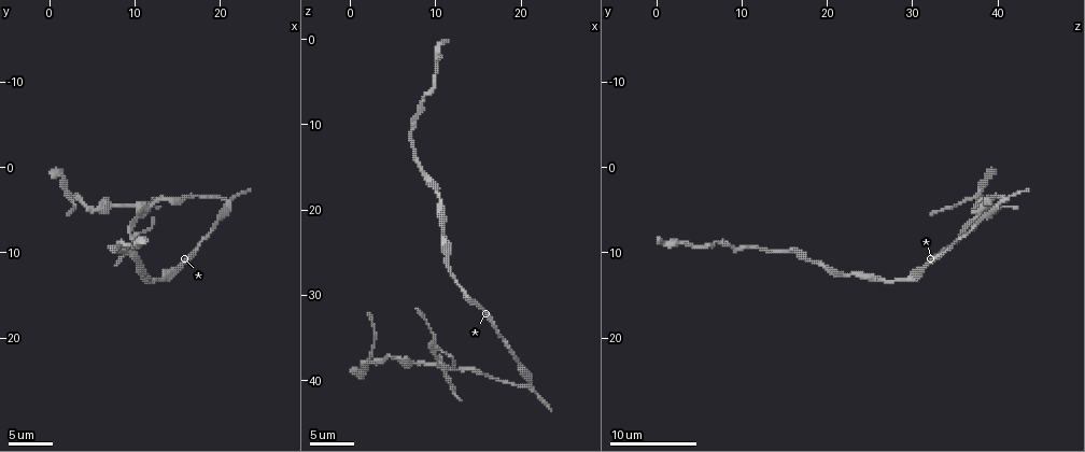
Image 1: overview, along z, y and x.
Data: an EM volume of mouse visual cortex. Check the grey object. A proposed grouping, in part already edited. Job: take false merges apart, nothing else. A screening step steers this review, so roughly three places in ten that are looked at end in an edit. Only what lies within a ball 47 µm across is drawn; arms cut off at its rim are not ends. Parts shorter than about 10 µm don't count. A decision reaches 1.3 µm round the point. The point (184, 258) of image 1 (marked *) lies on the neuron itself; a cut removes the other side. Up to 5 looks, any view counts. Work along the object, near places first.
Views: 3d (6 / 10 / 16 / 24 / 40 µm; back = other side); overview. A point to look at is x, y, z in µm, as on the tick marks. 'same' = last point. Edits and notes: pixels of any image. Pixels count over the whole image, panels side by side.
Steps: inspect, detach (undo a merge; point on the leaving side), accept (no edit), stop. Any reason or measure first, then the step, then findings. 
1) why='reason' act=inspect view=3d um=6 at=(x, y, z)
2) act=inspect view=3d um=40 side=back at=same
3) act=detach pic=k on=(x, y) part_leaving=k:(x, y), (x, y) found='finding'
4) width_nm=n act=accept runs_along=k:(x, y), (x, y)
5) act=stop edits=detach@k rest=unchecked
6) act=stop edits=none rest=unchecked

why='calibre changes' act=inspect view=3d um=16 at=(13.4, 13.2, 29.8)

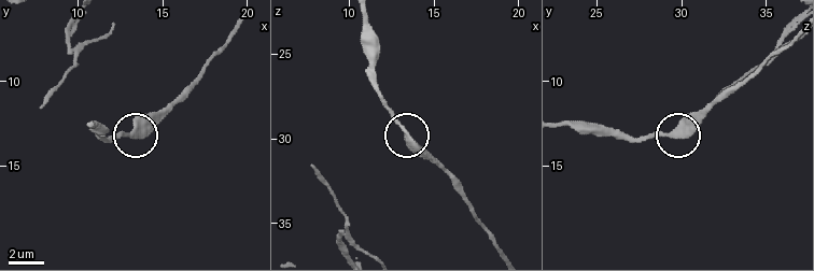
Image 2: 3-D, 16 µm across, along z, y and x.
act=inspect view=3d um=6 at=(13.6, 13.1, 30.0)

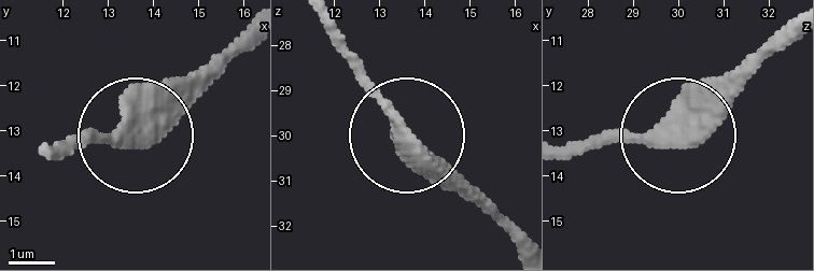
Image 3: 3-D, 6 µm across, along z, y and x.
width_nm=460 act=accept runs_along=3:(505, 227), (417, 151), (393, 104), (339, 50) found='continuous, no second neuron'

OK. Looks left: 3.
why='sudden change in width' act=inspect view=3d um=10 at=(20.8, 4.4, 40.2)

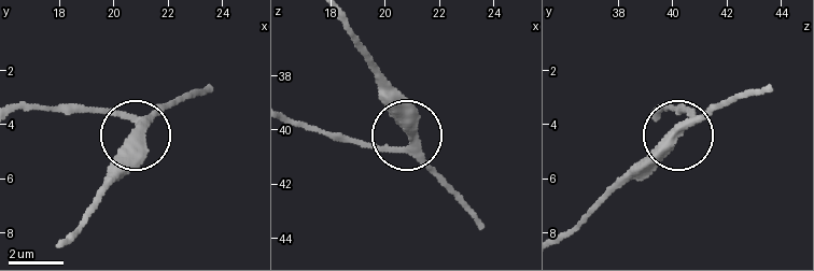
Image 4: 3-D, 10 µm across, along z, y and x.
act=accept runs_along=4:(67, 242), (136, 127), (87, 109) found='all the same neuron'

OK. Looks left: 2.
act=inspect view=3d um=10 at=(10.4, 5.0, 38.2)

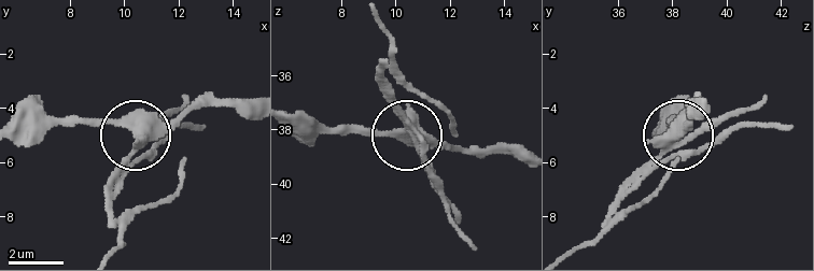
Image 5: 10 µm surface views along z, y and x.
act=inspect view=3d um=6 at=(10.4, 4.9, 38.0)

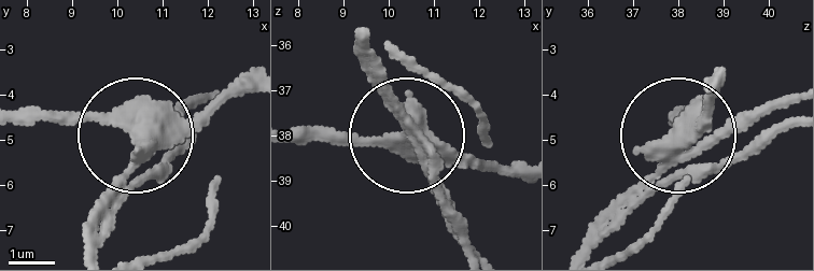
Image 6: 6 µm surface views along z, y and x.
arms=4 act=detach pic=6 on=(113, 205) part_leaving=6:(140, 160), (101, 250) found='two neurons meet here'

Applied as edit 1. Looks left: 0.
act=stop edits=detach@6 rest=unchecked

